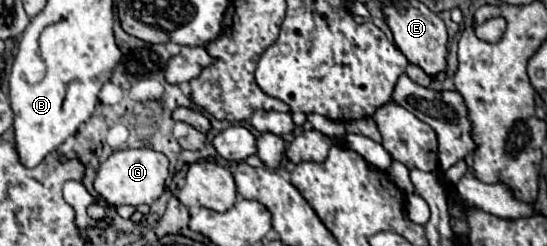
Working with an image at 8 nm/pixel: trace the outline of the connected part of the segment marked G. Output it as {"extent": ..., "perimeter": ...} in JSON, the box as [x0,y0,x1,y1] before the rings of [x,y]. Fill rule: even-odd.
{"extent":[94,149,168,205],"perimeter":[[[124,149],[114,151],[98,169],[94,179],[94,189],[112,205],[152,205],[164,191],[164,181],[168,177],[168,159],[164,153],[154,149]]]}

